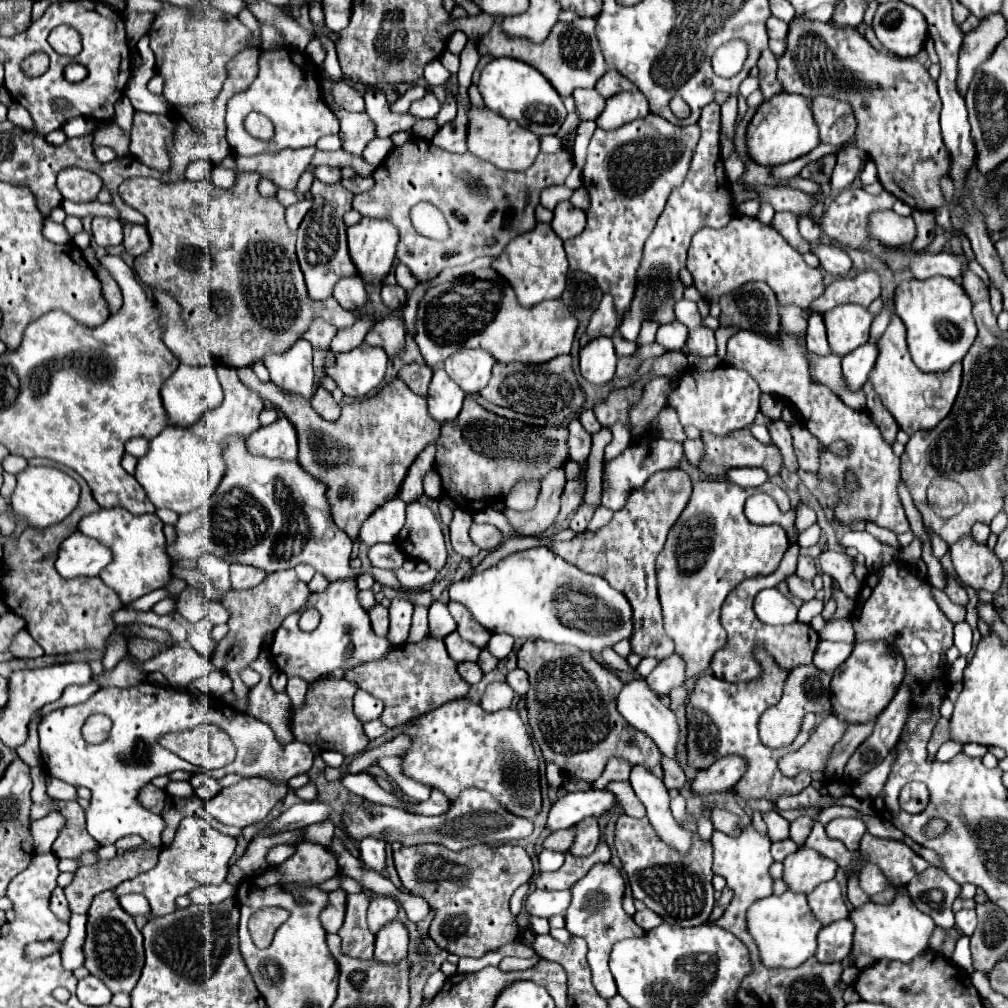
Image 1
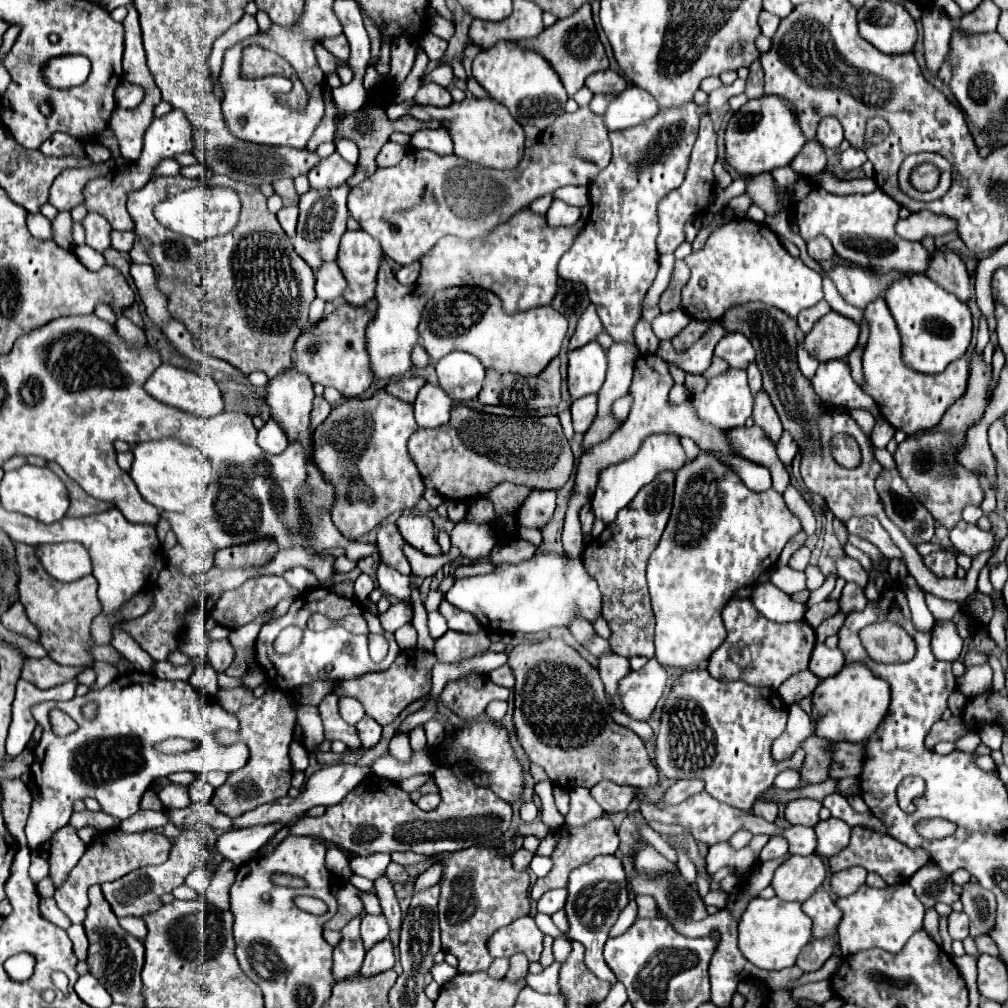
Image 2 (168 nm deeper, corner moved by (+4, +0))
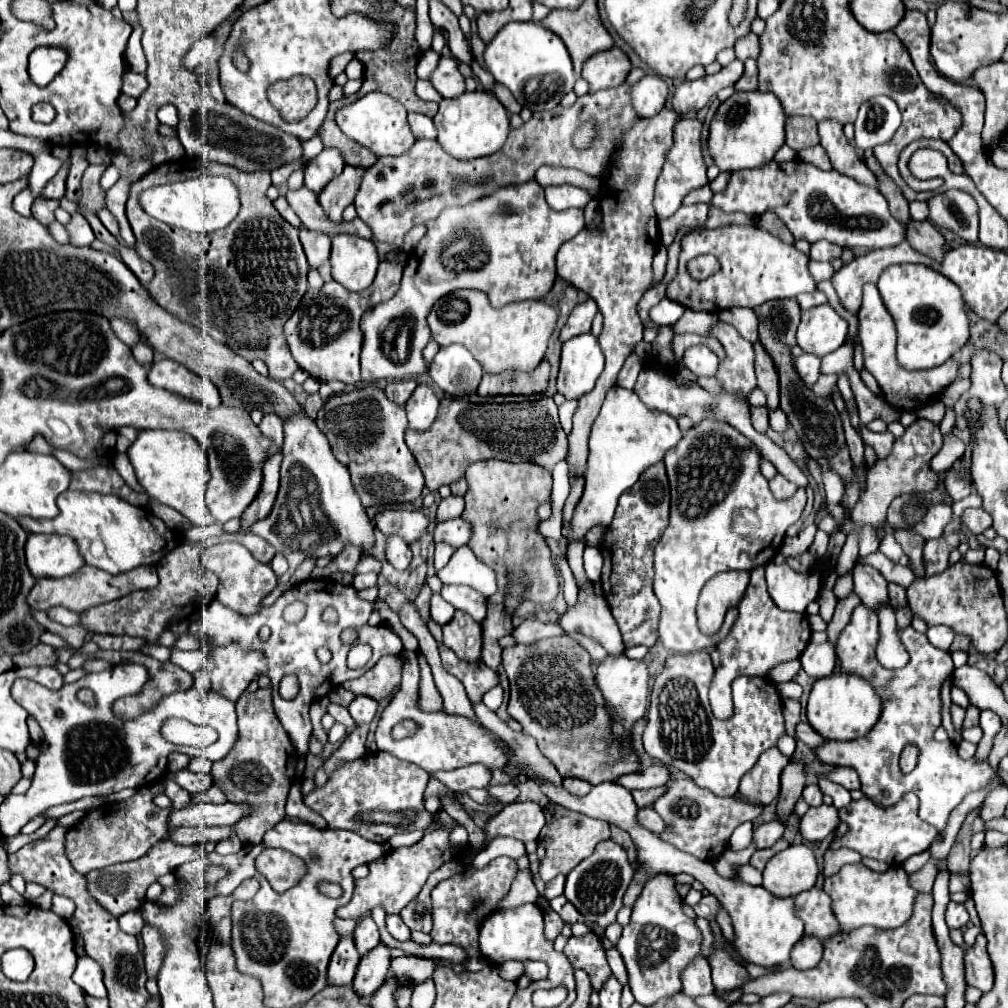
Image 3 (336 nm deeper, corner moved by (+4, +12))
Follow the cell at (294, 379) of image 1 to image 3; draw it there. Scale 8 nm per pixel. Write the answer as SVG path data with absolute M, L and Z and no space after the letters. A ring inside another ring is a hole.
M296 412L292 416L288 416L284 420L284 446L282 446L282 468L280 468L280 492L276 498L276 504L270 512L270 516L266 520L260 520L258 524L254 524L254 528L250 528L250 534L258 534L264 540L268 540L278 552L286 554L286 558L290 560L290 572L288 578L294 574L296 566L308 558L308 556L336 556L346 542L352 542L356 546L362 548L362 552L366 552L372 544L374 544L374 534L372 534L372 522L366 516L366 510L362 508L362 502L358 500L352 482L350 482L350 474L348 468L342 466L332 450L330 444L326 440L326 436L322 436L322 432L318 430L318 426L314 424L314 420L306 414L306 412ZM302 500L306 500L310 504L312 510L312 518L314 518L314 530L304 532L306 526L302 526L300 520L300 504ZM282 512L290 512L290 518L294 518L296 530L294 534L286 536L280 532L280 518Z

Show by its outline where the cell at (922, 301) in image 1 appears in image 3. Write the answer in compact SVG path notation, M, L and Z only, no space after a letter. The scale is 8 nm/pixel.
M924 264L890 266L878 280L882 300L898 330L896 356L908 370L928 370L944 364L970 338L970 322L960 288L938 270Z

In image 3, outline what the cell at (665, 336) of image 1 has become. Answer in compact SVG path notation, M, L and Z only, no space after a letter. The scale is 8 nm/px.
M664 298L658 306L654 306L650 310L650 318L652 318L652 322L656 326L672 326L672 324L676 324L680 320L680 316L684 314L684 310L686 308L682 304Z

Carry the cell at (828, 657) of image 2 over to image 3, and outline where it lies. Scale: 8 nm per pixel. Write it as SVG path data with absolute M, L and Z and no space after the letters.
M810 642L806 652L800 658L802 668L808 676L812 678L824 678L830 676L836 668L836 652L834 646L830 642L822 642L822 644L814 644Z

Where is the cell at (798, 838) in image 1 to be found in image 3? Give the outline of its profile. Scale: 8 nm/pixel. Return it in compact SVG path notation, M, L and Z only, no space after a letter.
M808 784L802 792L802 798L806 800L808 806L820 806L822 804L822 792L820 792L818 784Z

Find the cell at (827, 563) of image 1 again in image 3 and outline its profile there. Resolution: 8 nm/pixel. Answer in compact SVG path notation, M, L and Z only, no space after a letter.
M856 564L852 576L854 576L854 592L862 598L862 604L876 610L880 602L888 602L888 590L886 590L888 582L876 568Z

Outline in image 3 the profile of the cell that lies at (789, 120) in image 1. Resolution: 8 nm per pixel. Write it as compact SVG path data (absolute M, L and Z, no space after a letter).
M736 92L720 104L712 124L708 150L720 170L760 168L774 160L774 154L786 140L786 112L772 92Z

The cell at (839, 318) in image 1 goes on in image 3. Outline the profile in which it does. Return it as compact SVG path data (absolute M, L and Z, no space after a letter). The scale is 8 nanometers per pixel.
M830 304L814 306L802 312L798 326L798 346L804 352L826 356L840 348L848 336L848 322L836 314Z

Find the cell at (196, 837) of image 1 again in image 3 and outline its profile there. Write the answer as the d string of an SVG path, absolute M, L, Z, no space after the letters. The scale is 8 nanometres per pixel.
M160 840L146 856L132 860L132 862L120 862L114 866L108 866L104 870L94 870L88 872L88 888L92 892L92 896L114 916L126 914L130 910L138 910L142 908L142 904L146 902L146 888L156 882L160 876L176 872L178 866L198 860L204 856L204 850L200 846L182 846L182 844L174 844L172 840Z

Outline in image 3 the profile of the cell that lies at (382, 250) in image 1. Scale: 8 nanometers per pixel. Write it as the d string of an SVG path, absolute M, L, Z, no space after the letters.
M338 234L332 238L332 278L348 290L364 290L374 282L378 268L378 252L370 240L354 234Z

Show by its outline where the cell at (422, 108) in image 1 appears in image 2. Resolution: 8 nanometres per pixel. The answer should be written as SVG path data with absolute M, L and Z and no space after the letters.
M422 84L420 90L414 96L420 104L430 104L430 106L450 106L454 100L450 96L450 90L440 86L440 84Z

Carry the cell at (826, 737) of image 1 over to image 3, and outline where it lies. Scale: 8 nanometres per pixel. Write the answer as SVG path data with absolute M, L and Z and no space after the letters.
M796 682L778 684L778 690L782 692L782 698L790 698L790 700L800 700L800 696L802 696L802 688Z

